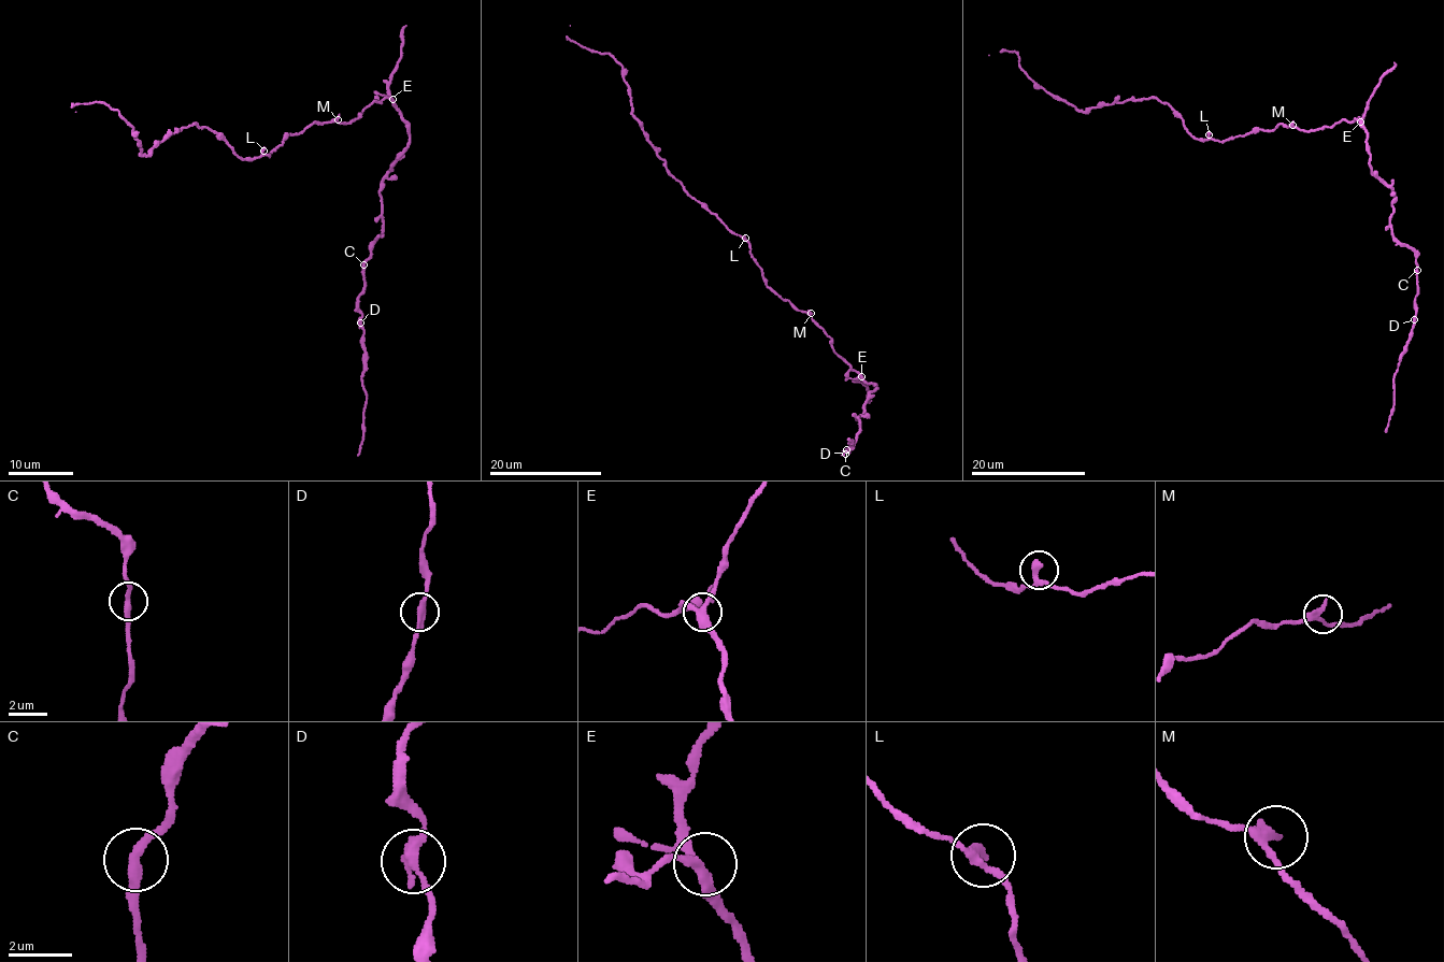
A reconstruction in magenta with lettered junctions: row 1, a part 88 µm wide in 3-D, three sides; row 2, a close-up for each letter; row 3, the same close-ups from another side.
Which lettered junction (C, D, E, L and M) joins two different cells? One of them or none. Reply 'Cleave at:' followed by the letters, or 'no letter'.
Cleave at: D

